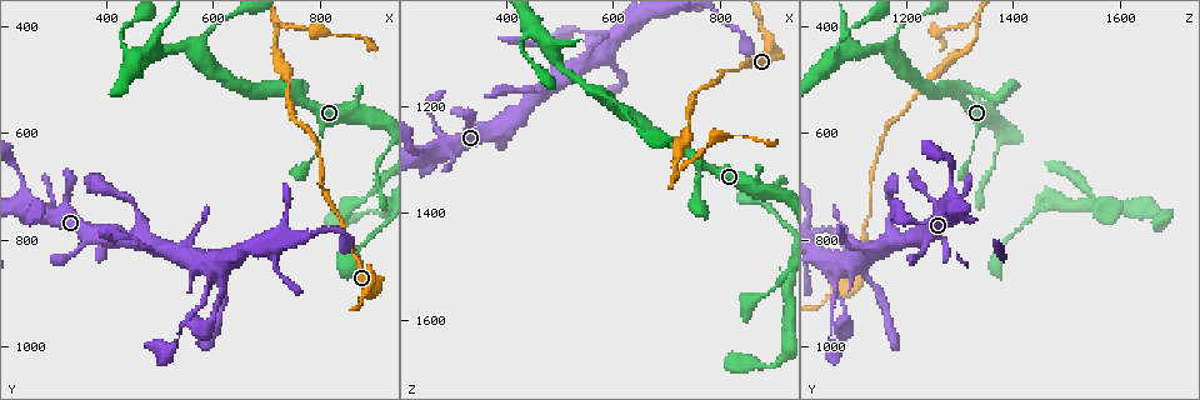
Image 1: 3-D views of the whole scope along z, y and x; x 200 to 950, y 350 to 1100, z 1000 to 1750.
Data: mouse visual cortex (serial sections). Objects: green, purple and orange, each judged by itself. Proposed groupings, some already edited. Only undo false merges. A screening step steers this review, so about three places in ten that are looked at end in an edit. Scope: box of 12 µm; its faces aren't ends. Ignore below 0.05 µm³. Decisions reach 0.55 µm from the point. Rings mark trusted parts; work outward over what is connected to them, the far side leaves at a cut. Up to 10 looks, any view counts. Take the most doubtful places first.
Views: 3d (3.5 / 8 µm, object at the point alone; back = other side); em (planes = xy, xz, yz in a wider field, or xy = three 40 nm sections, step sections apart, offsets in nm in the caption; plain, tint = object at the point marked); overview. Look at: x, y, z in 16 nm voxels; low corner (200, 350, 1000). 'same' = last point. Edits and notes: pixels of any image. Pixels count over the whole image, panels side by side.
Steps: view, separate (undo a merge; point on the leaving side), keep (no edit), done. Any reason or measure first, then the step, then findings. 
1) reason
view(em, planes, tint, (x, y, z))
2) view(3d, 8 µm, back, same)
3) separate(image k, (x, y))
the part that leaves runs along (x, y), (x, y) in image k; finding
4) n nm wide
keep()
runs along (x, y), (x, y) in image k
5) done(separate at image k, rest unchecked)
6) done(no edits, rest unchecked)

abrupt turn
view(3d, 3.5 µm, (570, 445, 1175))

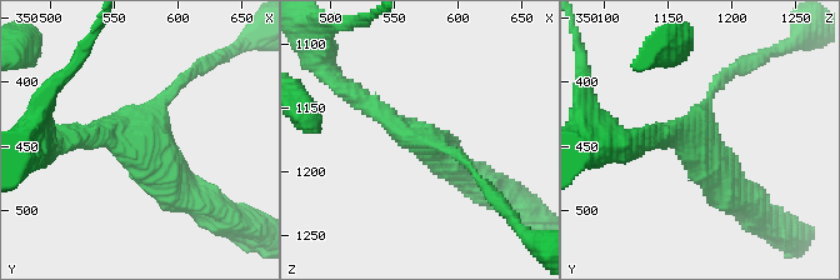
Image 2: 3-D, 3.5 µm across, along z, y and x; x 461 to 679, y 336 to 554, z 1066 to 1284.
3 arms; arms of 150, 250, 400 nm; now the EM
view(em, xy, step 5, tint, (572, 452, 1172))

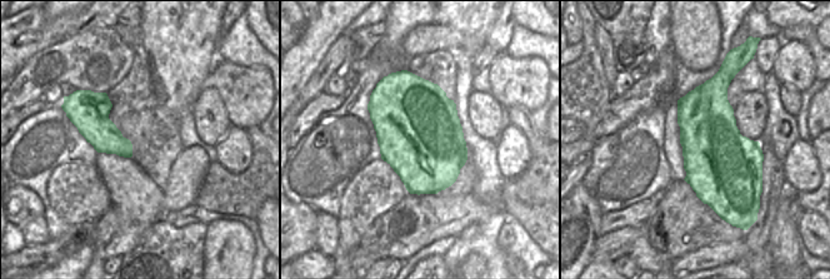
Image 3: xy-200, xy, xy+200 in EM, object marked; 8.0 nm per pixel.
keep()
runs along (474, 183), (355, 96) in image 2; one cell here

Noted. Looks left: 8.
sudden change in width
view(3d, 8 µm, (590, 855, 1075))

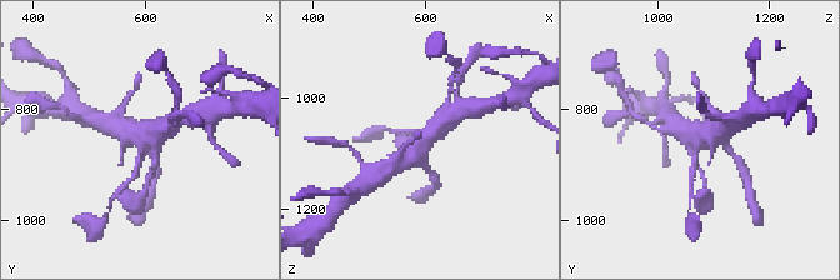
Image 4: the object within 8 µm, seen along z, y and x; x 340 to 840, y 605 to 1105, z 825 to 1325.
now the EM
view(em, planes, tint, (595, 860, 1070))

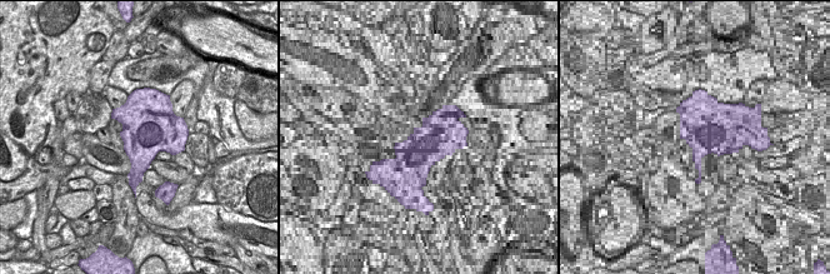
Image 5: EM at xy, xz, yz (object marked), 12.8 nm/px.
keep()
runs along (394, 165), (414, 151), (448, 118) in image 4; one cell here

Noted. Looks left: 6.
abrupt turn
view(3d, 3.5 µm, (530, 985, 1055))

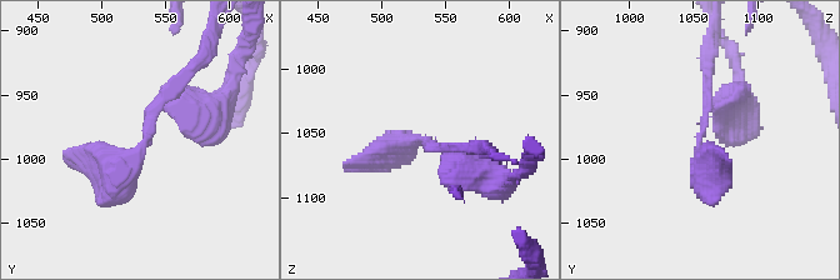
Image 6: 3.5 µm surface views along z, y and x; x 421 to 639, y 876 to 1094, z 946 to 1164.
shape alone is not enough
view(em, xy, step 1, tint, (534, 986, 1056))

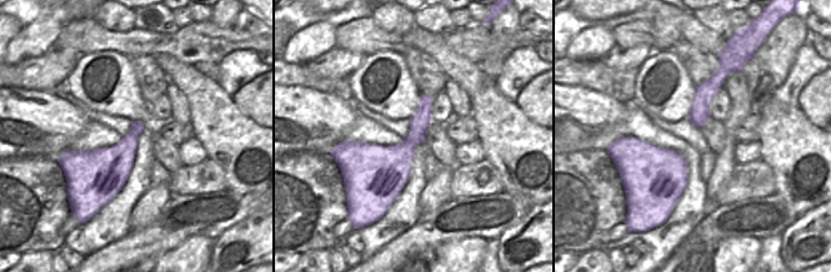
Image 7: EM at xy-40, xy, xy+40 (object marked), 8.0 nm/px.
260 nm wide
keep()
runs along (719, 75), (701, 100), (697, 124) in image 7; one cell here

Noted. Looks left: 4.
thin arm on a thick one
view(3d, 3.5 µm, (450, 455, 1060))

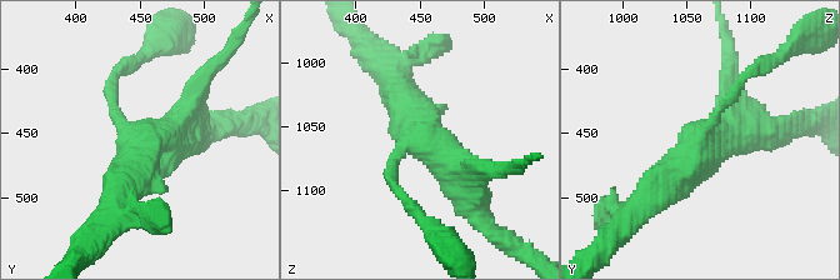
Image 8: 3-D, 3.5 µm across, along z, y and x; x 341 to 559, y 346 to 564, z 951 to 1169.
3 arms; arms of 150, 500, 500 nm
view(em, xy, step 3, tint, (448, 454, 1060))

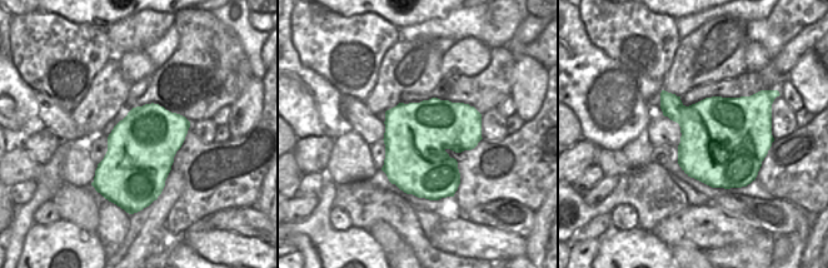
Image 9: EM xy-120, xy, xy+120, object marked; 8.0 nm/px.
600 nm wide
keep()
runs along (474, 199), (416, 141), (398, 86) in image 8; one cell here

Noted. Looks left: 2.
done(no edits, rest unchecked)

